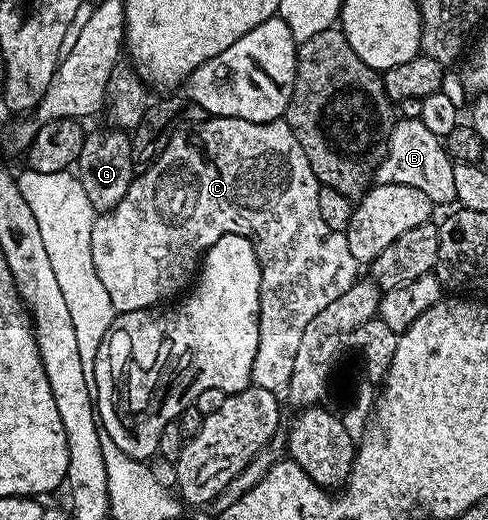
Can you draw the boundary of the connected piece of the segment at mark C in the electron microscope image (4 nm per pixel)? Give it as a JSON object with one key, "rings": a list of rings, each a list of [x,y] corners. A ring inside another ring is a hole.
{"rings":[[[207,115],[201,121],[192,121],[176,129],[175,134],[168,139],[166,145],[156,152],[153,160],[144,169],[147,170],[144,173],[142,170],[131,182],[129,191],[125,191],[125,199],[121,199],[121,203],[117,203],[115,209],[100,212],[93,223],[93,235],[91,236],[93,267],[97,271],[97,279],[101,279],[102,285],[109,295],[109,303],[113,303],[116,314],[128,313],[137,309],[149,309],[158,306],[158,301],[163,301],[166,297],[173,296],[174,293],[180,292],[179,294],[182,294],[192,284],[204,253],[209,247],[213,247],[213,243],[217,243],[217,239],[221,239],[221,235],[236,233],[242,237],[250,237],[252,243],[255,244],[257,263],[261,269],[259,338],[257,339],[257,353],[253,359],[251,384],[272,391],[286,390],[289,379],[293,375],[293,358],[297,355],[297,347],[301,344],[301,335],[305,332],[305,327],[309,327],[313,315],[325,311],[325,307],[329,307],[329,303],[333,303],[338,297],[345,295],[345,291],[349,291],[349,287],[354,285],[357,280],[355,272],[360,272],[361,269],[359,262],[355,261],[352,253],[349,252],[346,232],[333,231],[329,227],[329,223],[325,223],[325,219],[321,219],[321,210],[317,207],[317,195],[321,186],[313,175],[313,167],[309,167],[309,159],[305,155],[305,151],[301,151],[301,143],[297,143],[297,135],[293,135],[293,131],[283,119],[253,123],[236,117]]]}

